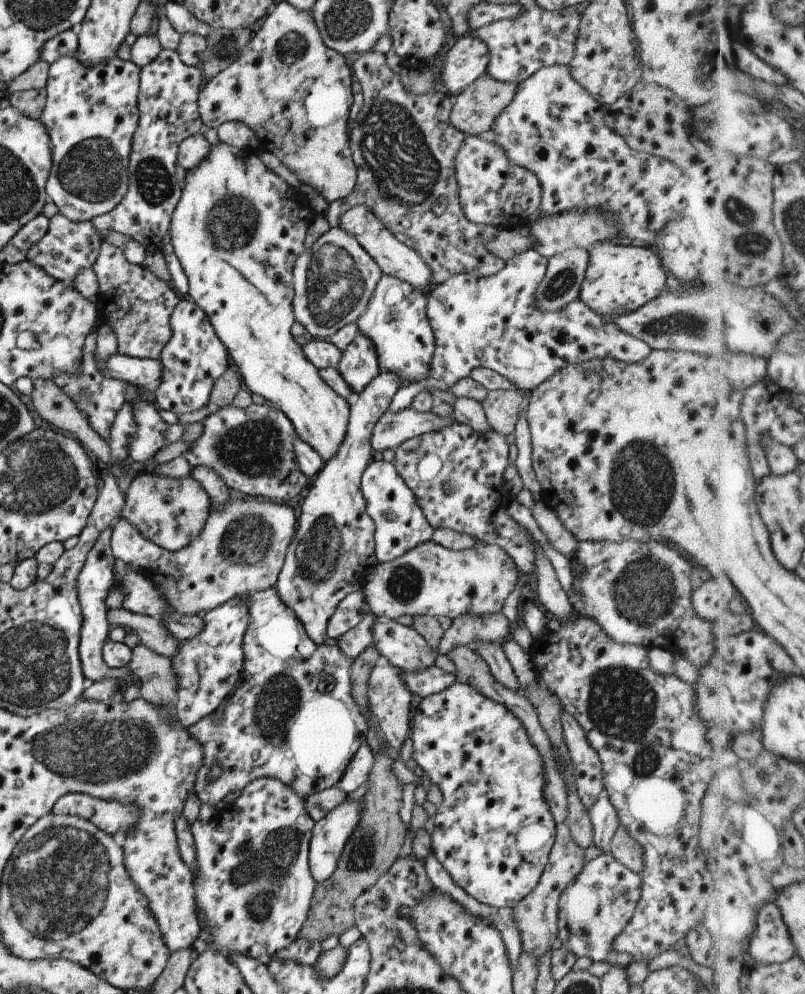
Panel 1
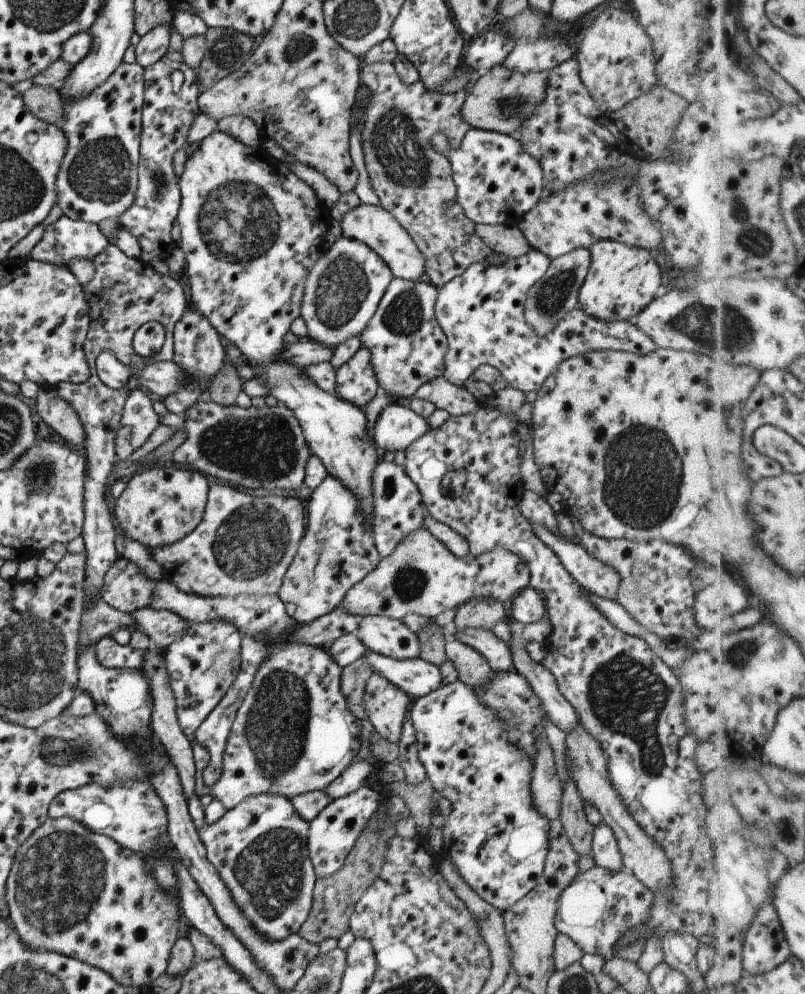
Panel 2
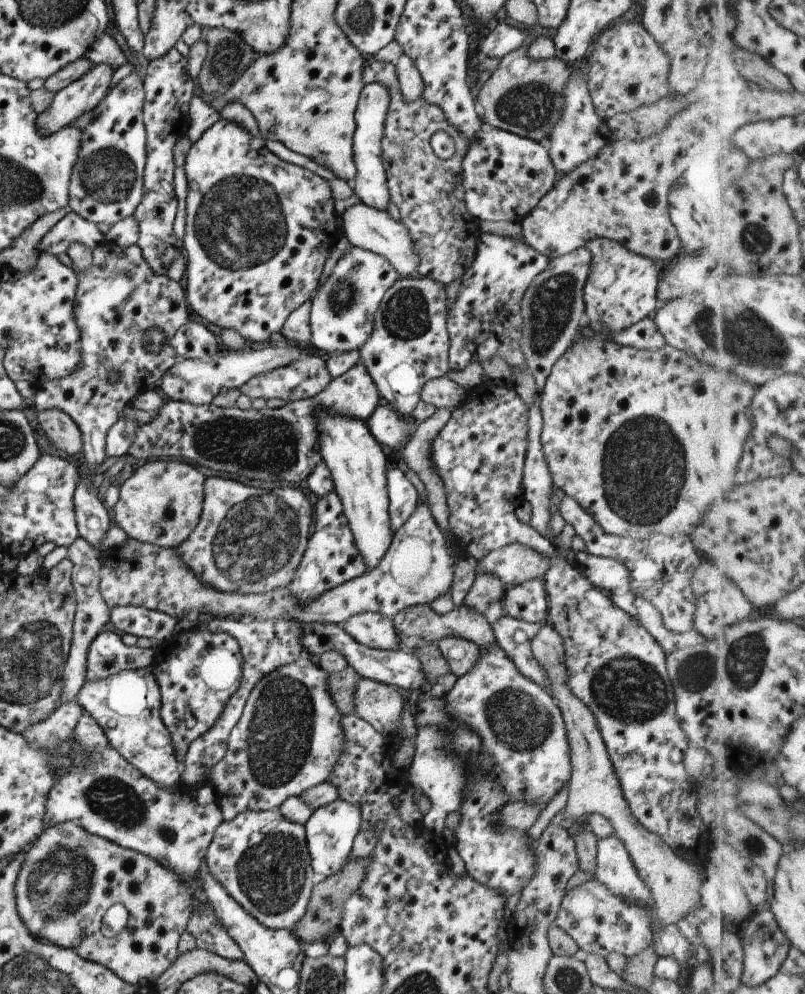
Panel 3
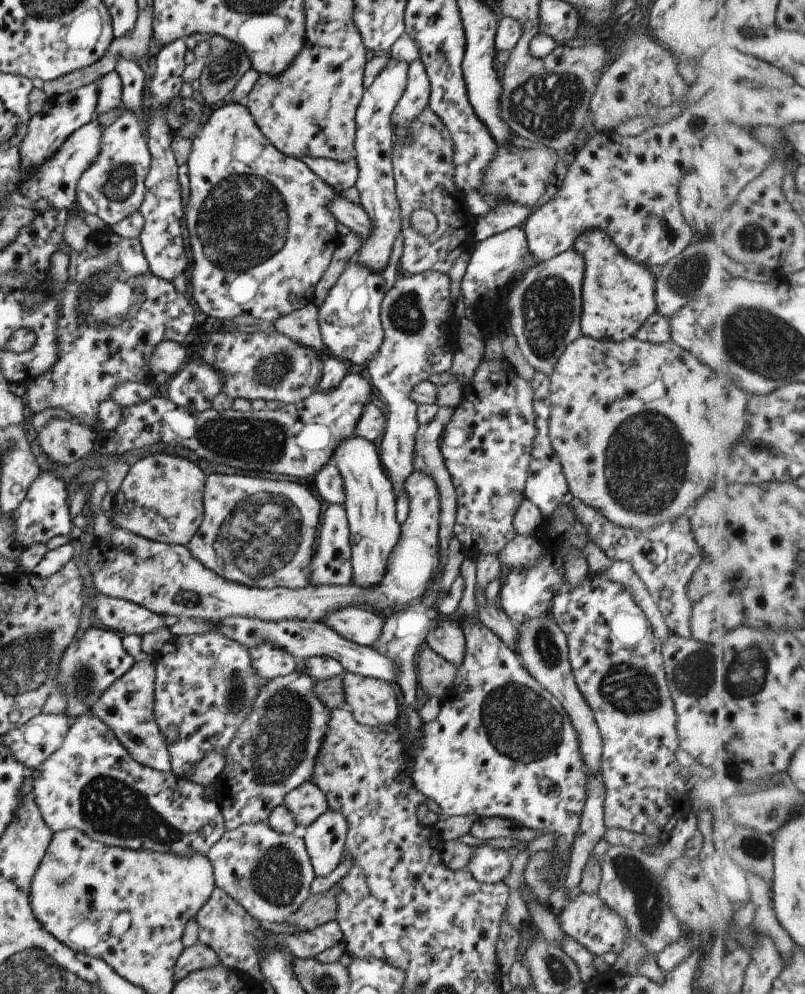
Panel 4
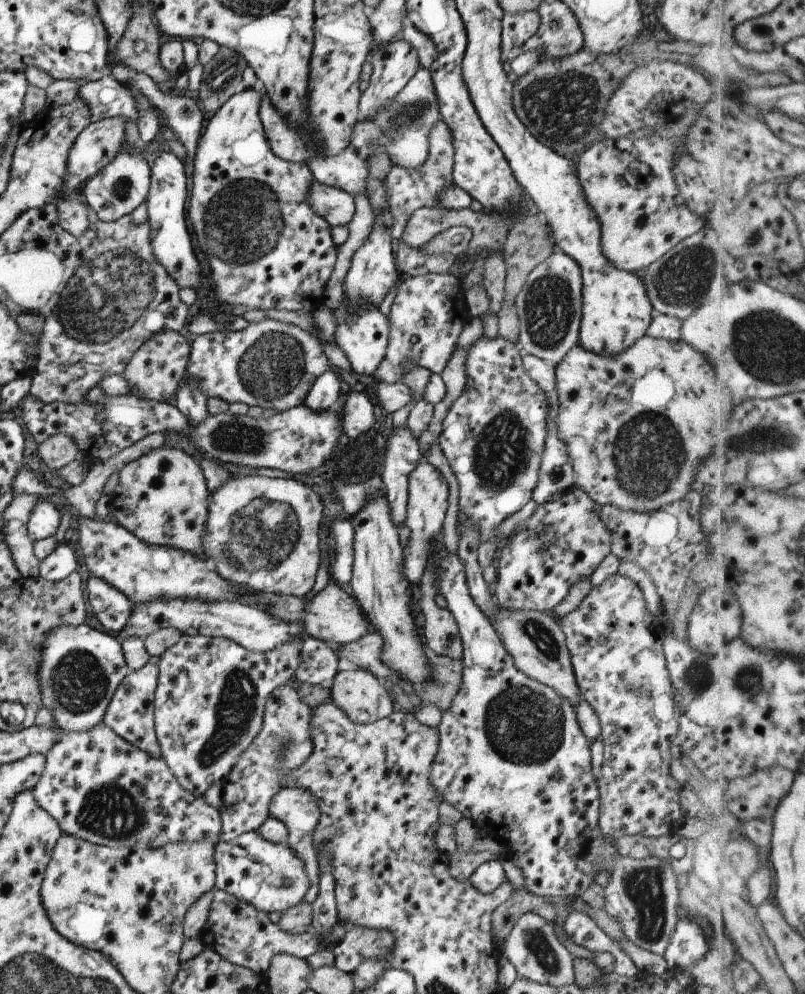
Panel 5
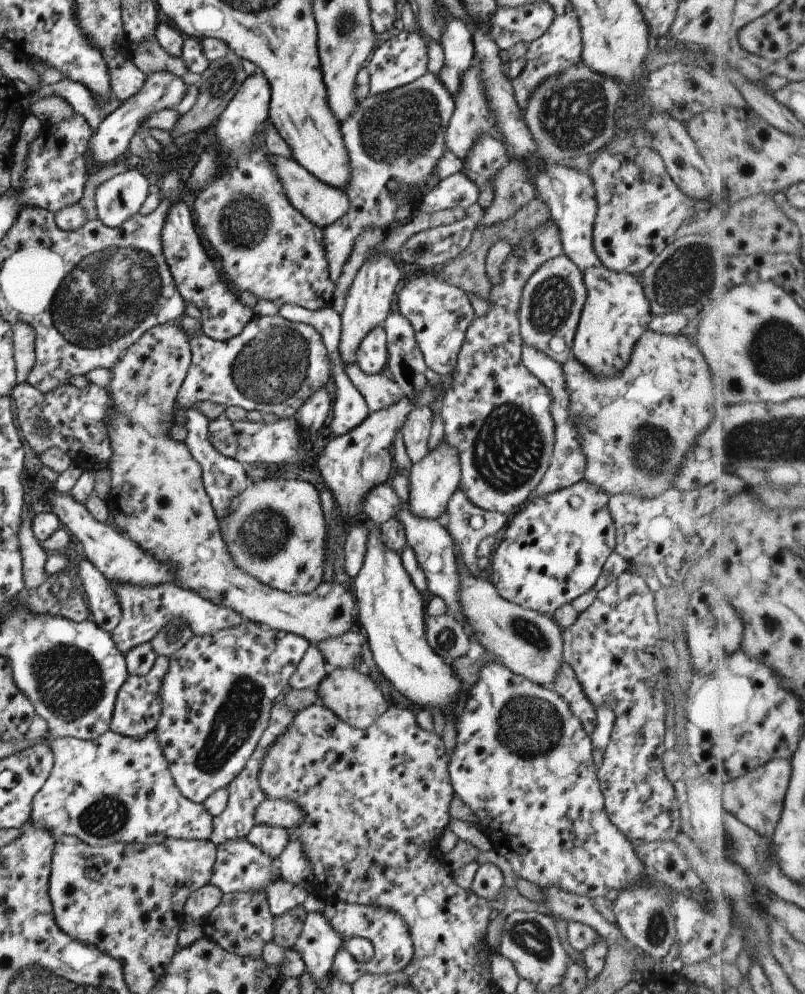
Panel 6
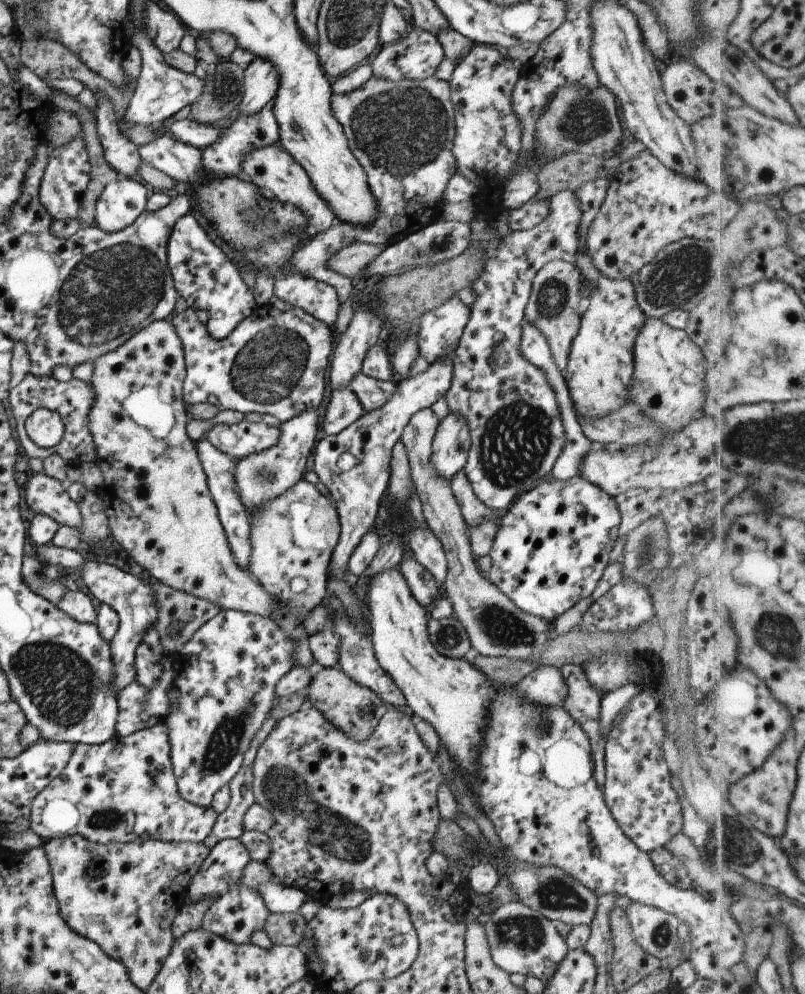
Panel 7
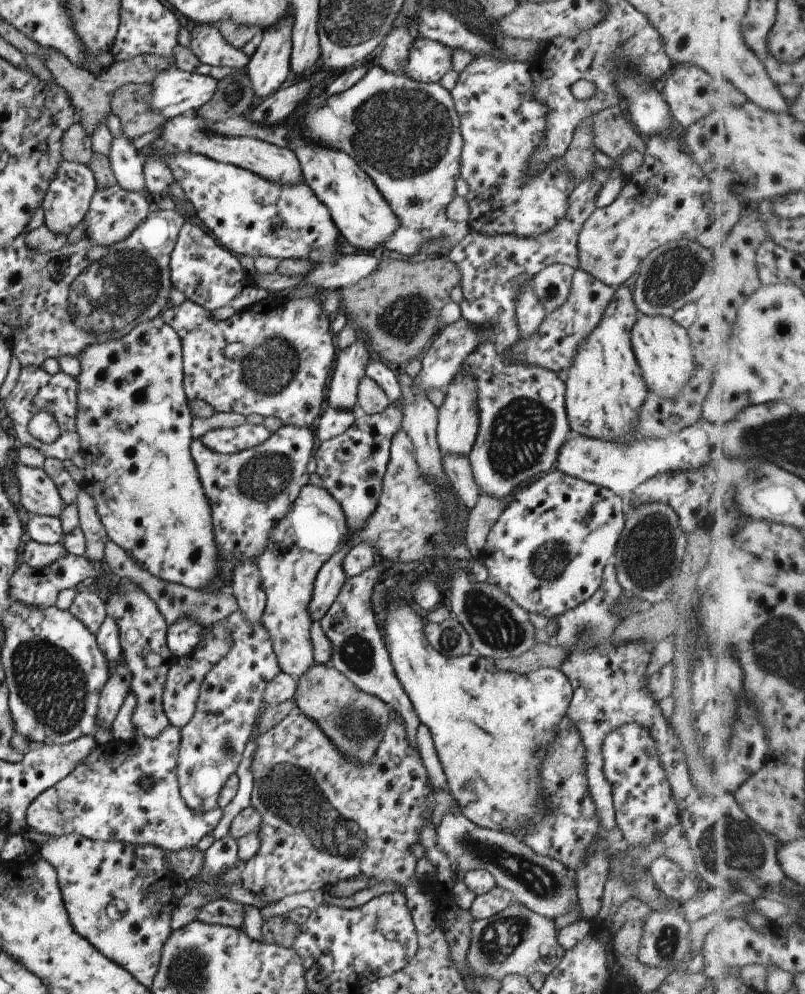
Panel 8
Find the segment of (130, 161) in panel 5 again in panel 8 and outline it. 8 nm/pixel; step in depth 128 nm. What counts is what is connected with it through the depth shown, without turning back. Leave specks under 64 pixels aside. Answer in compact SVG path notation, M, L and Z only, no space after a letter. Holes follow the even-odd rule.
M118 184L106 189L97 189L91 197L82 221L85 224L84 238L94 245L109 246L122 241L147 216L152 209L150 198L141 193L123 190Z

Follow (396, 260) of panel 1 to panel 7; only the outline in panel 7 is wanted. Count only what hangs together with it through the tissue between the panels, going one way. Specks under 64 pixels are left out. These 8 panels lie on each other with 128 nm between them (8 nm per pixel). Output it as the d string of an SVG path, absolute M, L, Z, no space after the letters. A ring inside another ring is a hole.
M279 144L267 145L251 150L240 162L241 172L247 176L247 180L257 185L259 189L281 202L291 203L296 206L306 217L308 230L311 236L327 230L334 224L335 218L327 204L319 198L313 190L309 178L302 166L295 162L294 158Z

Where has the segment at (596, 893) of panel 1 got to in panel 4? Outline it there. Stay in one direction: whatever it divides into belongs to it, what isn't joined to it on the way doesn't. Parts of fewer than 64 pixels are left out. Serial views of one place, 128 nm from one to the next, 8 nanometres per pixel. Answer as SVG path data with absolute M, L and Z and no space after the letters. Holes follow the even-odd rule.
M579 892L572 901L567 902L561 909L559 924L566 936L581 944L592 956L601 956L605 952L618 955L622 951L623 936L630 936L624 922L607 908L596 892L592 895Z

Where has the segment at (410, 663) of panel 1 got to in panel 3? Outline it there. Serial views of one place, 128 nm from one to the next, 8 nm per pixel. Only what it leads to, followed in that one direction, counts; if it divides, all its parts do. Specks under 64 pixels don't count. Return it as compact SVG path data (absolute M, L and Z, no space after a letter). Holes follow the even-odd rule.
M371 611L354 614L340 625L359 644L374 649L399 649L393 623L382 614Z

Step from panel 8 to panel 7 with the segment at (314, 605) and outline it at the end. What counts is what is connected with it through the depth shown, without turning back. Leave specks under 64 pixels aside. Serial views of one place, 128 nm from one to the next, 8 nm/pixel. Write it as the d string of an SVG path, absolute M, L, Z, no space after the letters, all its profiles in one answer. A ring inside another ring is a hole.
M454 350L444 359L428 364L428 367L419 374L395 381L395 390L390 399L377 410L363 413L347 428L334 435L326 435L315 445L313 454L313 471L321 484L327 488L330 499L333 500L338 514L340 533L337 544L330 553L326 575L335 580L348 580L346 564L353 549L361 537L378 526L382 512L379 502L386 490L390 475L390 452L393 445L400 440L403 427L409 417L423 407L429 407L438 398L441 398L450 387L452 377L452 356ZM347 452L351 454L357 464L350 470L341 471L337 467L337 458Z

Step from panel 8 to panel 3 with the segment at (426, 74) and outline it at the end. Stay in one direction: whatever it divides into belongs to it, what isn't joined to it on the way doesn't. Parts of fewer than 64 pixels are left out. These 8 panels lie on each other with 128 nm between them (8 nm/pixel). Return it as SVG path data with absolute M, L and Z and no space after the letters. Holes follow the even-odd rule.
M369 83L362 86L354 112L355 130L352 136L352 157L356 168L351 179L352 194L361 203L378 211L387 212L390 198L386 185L386 174L382 163L380 139L384 129L384 120L390 101L388 88L383 83Z

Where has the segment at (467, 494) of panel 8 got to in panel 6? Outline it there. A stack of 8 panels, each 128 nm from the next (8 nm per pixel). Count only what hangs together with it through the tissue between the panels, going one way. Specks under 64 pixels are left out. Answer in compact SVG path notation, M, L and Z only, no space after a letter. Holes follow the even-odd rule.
M457 488L447 501L446 515L445 528L453 538L453 542L457 543L464 565L470 573L480 574L476 565L477 544L482 538L494 535L497 530L506 526L509 516L480 509Z

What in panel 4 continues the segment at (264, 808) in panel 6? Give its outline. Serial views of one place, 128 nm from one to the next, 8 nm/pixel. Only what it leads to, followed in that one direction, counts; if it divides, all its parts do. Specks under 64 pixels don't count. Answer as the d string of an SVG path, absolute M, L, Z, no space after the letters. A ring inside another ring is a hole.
M311 781L302 782L284 796L282 804L296 826L309 826L328 806L326 796Z

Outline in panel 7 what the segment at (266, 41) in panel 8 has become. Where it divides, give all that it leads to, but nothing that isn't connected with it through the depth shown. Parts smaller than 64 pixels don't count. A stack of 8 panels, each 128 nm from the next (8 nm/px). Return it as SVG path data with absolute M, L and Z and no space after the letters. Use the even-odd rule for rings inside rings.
M254 56L243 69L239 115L250 115L274 98L279 86L279 75L271 62L261 57Z

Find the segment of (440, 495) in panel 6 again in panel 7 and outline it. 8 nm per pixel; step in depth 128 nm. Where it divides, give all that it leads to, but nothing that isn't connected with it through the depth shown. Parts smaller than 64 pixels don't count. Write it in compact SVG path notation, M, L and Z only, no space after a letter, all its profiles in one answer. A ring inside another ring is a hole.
M449 411L438 421L432 440L430 461L440 477L450 478L464 467L470 445L466 420Z

